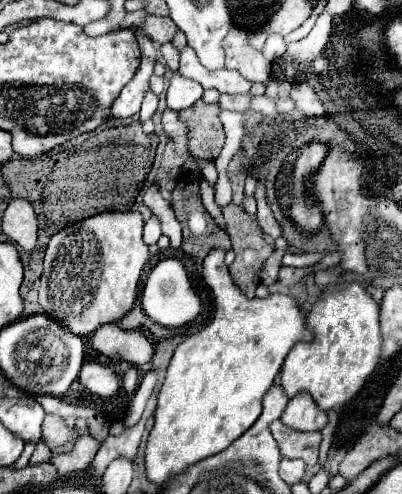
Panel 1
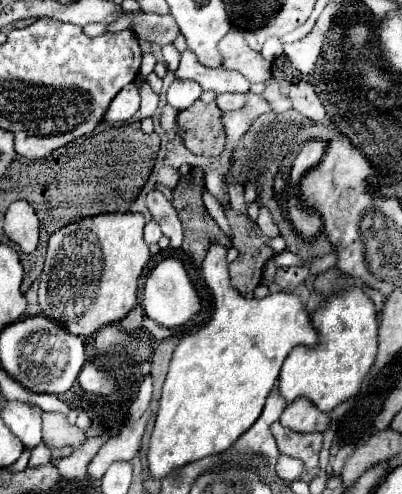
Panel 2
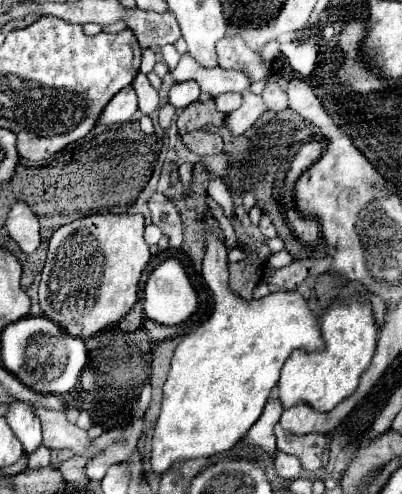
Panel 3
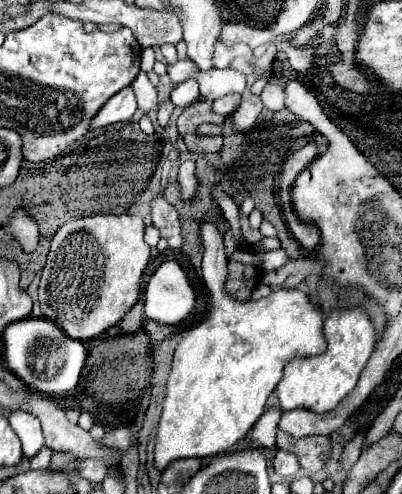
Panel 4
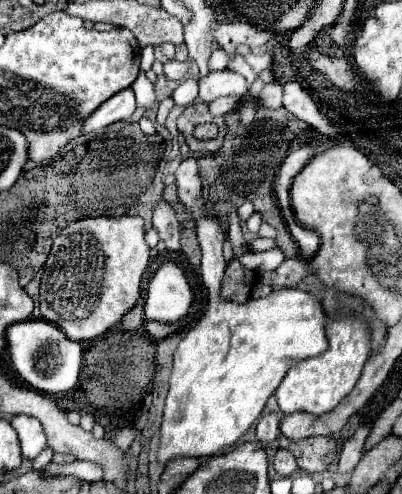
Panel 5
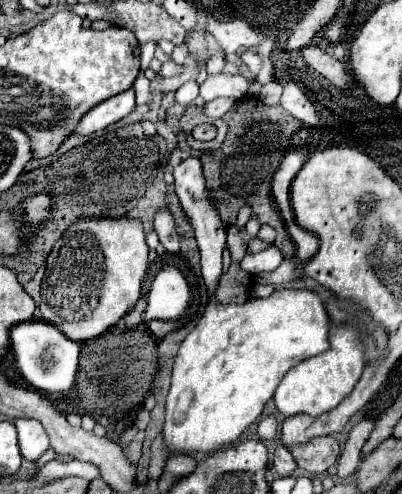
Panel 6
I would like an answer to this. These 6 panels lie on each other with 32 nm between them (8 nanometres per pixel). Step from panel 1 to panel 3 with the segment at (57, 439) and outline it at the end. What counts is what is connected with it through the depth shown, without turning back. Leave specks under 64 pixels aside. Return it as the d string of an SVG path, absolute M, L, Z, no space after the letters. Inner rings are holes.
M32 404L32 410L36 412L36 416L40 416L46 448L50 448L50 450L68 448L76 454L84 454L88 450L88 446L92 444L92 440L88 438L88 432L78 428L76 424L70 424L62 410L50 410L42 404Z

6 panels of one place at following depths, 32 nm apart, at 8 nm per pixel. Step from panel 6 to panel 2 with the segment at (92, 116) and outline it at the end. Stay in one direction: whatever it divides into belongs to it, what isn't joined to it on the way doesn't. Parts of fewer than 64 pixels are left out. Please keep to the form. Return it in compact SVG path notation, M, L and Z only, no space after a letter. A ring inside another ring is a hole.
M136 82L128 84L126 88L122 88L116 98L110 102L102 122L128 122L140 108L140 94L138 94L138 86Z

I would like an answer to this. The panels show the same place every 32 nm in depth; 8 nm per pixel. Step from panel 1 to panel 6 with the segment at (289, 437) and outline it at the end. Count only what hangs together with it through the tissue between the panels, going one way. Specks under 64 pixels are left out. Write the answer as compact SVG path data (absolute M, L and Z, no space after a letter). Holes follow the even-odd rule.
M322 436L322 438L314 438L306 444L294 446L294 448L290 448L290 452L302 470L306 470L310 474L324 474L338 460L340 446L334 436Z

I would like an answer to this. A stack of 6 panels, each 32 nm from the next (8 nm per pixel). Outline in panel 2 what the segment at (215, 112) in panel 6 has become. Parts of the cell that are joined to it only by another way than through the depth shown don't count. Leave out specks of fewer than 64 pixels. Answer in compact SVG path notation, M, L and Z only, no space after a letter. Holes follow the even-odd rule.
M220 94L216 98L216 104L222 108L222 112L238 110L244 106L244 94Z

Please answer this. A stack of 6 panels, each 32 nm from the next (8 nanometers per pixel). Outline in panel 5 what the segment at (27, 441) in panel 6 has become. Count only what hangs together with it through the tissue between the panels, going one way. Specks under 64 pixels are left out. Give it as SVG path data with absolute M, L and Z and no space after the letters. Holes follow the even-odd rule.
M20 414L20 416L12 418L12 426L18 432L20 448L22 448L22 456L24 458L34 460L48 446L44 430L42 430L42 424L36 418Z

